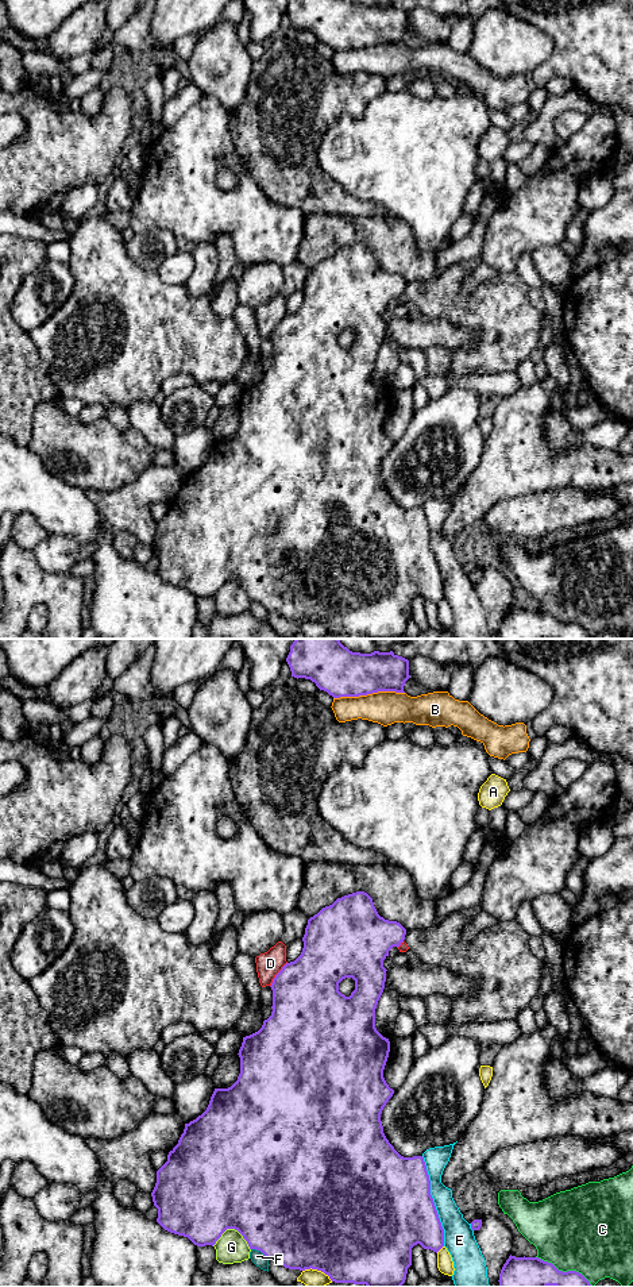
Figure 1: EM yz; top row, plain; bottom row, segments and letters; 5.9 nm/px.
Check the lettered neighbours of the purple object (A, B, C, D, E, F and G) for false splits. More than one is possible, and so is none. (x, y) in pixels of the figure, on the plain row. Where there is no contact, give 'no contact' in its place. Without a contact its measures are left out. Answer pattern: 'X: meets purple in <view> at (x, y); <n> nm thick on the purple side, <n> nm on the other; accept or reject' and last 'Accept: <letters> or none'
A: meets purple in yz at (317, 621); 500 nm thick on the purple side, 120 nm on the other; reject
B: meets purple in yz at (369, 45); 280 nm thick on the purple side, 200 nm on the other; reject
C: meets purple in yz at (564, 624); 280 nm thick on the purple side, 460 nm on the other; reject
D: meets purple in yz at (277, 326); 420 nm thick on the purple side, 150 nm on the other; reject
E: meets purple in yz at (432, 553); 500 nm thick on the purple side, 170 nm on the other; reject
F: meets purple in yz at (261, 602); 500 nm thick on the purple side, 80 nm on the other; reject
G: meets purple in yz at (234, 580); 500 nm thick on the purple side, 180 nm on the other; reject
Accept: none

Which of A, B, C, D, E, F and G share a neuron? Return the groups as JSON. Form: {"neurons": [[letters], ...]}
{"neurons": [["A"], ["B"], ["C"], ["D"], ["E"], ["F"], ["G"]]}

